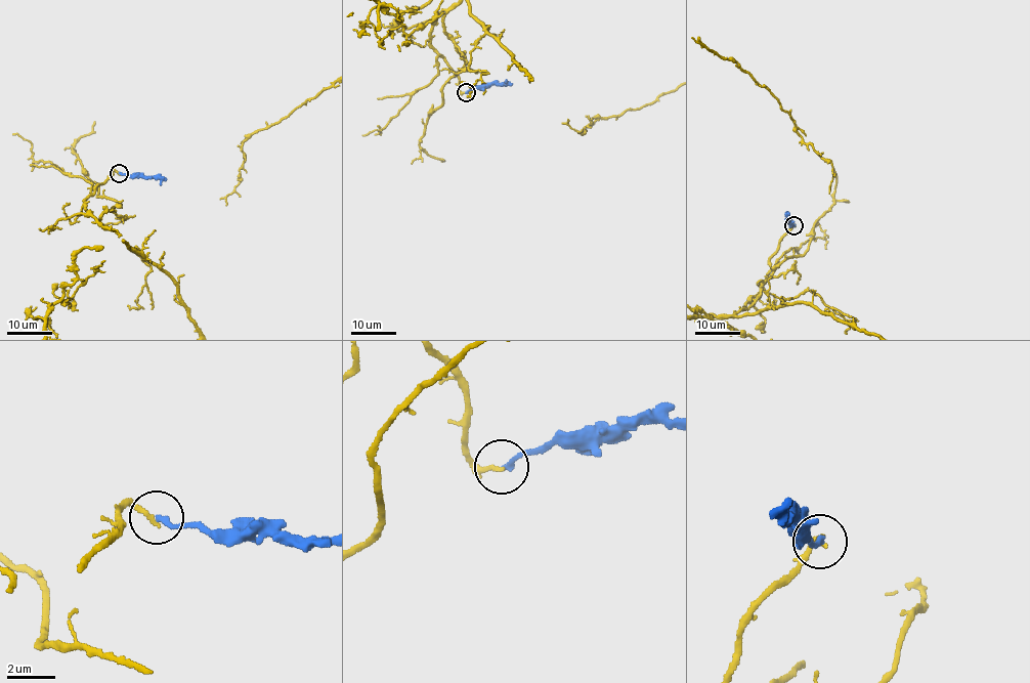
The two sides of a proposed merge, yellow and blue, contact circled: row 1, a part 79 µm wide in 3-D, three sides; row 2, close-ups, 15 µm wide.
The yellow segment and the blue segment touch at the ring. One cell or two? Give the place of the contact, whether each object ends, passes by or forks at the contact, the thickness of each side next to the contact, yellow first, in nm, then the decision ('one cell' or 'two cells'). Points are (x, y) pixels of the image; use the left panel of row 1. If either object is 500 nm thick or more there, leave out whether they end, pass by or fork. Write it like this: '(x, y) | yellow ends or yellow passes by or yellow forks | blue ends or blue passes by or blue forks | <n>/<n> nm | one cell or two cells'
(119, 173) | yellow ends | blue ends | 200/200 nm | two cells

